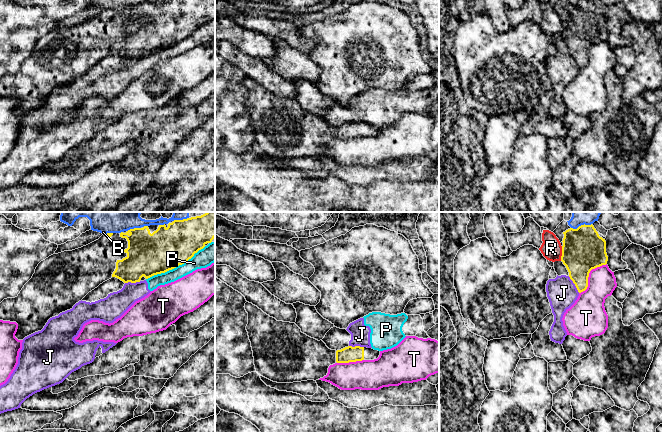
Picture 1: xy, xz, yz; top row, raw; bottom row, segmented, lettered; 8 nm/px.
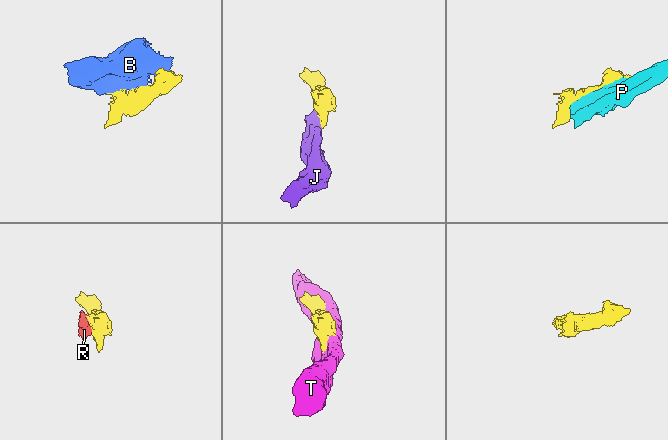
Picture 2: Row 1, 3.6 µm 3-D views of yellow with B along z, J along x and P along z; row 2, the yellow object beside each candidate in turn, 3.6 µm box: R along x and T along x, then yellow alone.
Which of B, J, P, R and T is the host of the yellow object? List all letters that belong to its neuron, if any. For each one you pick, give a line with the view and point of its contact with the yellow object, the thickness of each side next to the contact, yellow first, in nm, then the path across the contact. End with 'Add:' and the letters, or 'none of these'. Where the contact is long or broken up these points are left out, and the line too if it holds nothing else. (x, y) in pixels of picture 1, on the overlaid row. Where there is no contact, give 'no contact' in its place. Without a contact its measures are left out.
Add: none of these

